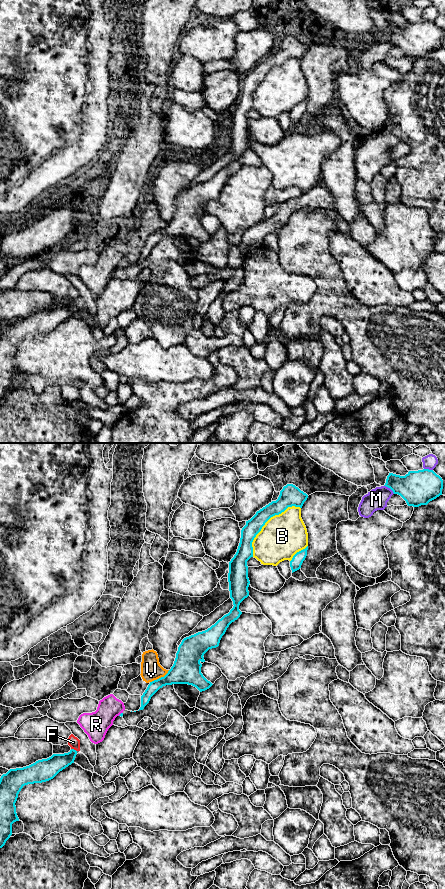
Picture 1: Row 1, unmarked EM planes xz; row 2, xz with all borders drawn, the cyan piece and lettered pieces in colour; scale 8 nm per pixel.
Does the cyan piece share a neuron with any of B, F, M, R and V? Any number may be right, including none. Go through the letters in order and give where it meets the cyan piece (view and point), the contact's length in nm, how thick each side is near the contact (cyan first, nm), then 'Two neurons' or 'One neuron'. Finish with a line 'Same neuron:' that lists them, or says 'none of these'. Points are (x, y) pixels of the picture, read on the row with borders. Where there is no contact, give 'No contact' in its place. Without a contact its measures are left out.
B: Touches cyan at xz (266, 521). Shared border 550 nm. Thickness 140 nm (cyan) against 340 nm. Two neurons
F: Touches cyan at xz (73, 749). Shared border 50 nm. Thickness 160 nm (cyan) against 90 nm. Two neurons
M: Touches cyan at xz (389, 487). Shared border 110 nm. Thickness 280 nm (cyan) against 170 nm. Two neurons
R: Touches cyan at xz (121, 713). Shared border 50 nm. Thickness 20 nm (cyan) against 200 nm. Two neurons
V: Touches cyan at xz (159, 678). Shared border 190 nm. Thickness 220 nm (cyan) against 170 nm. Two neurons
Same neuron: none of these

